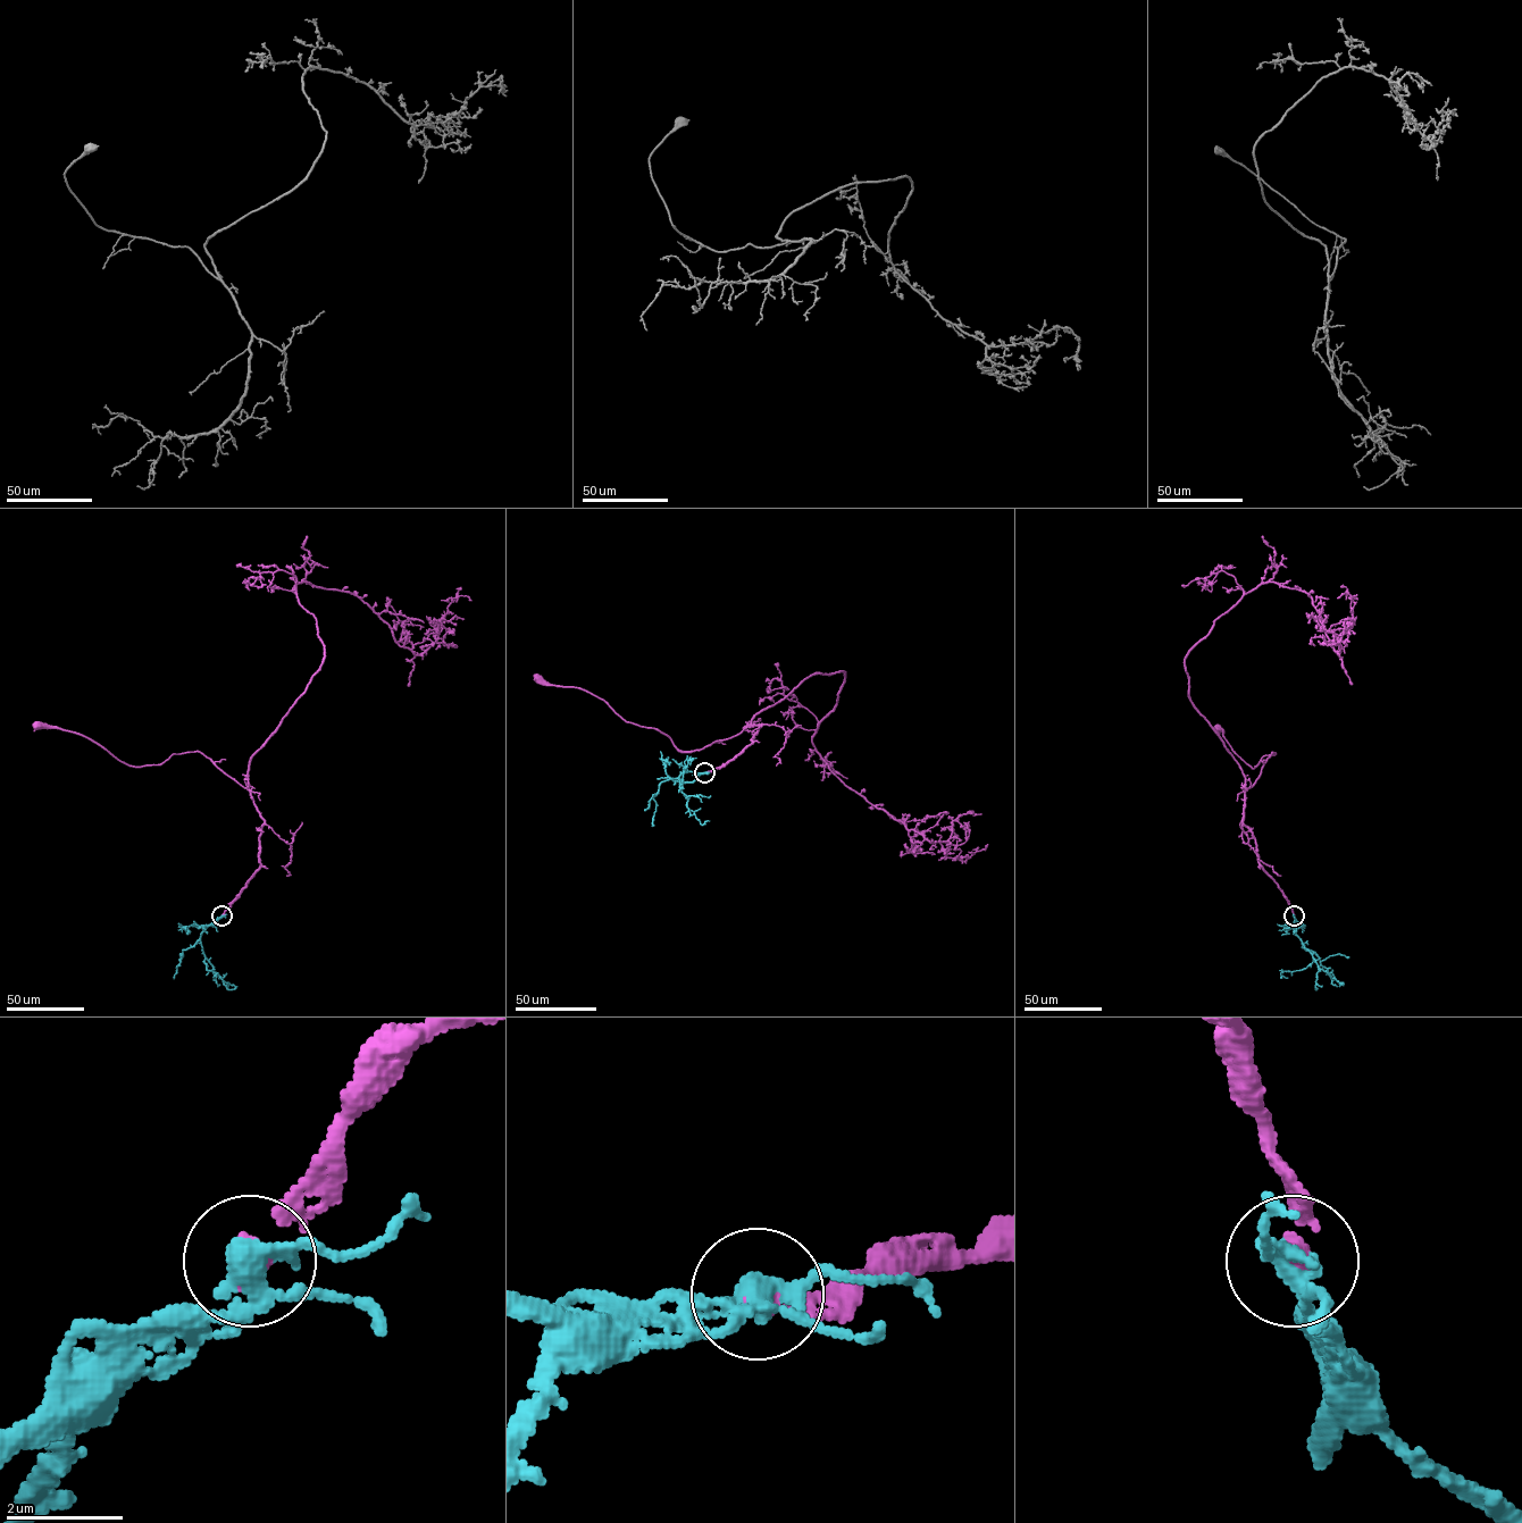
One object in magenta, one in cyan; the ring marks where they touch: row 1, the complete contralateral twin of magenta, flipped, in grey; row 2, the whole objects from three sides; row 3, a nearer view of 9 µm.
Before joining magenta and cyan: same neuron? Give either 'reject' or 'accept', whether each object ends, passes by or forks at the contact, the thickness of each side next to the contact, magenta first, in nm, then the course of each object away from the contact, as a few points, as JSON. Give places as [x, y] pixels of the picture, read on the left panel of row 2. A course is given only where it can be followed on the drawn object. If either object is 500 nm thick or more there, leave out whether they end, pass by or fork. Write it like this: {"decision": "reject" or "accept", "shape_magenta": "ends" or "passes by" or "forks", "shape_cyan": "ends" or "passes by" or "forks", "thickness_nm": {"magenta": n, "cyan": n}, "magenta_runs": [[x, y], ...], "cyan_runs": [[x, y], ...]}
{"decision": "accept", "shape_magenta": "ends", "shape_cyan": "forks", "thickness_nm": {"magenta": 340, "cyan": 300}, "magenta_runs": [[222, 915], [260, 865], [264, 819], [248, 789], [199, 752], [134, 767], [84, 736], [39, 724]], "cyan_runs": [[222, 915], [203, 930], [201, 944], [214, 973], [237, 986]]}

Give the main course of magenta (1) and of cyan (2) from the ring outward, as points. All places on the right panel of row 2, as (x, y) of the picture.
1: (1294, 915), (1259, 862), (1253, 833), (1243, 822), (1244, 792), (1274, 753), (1252, 768), (1218, 727)
2: (1294, 915), (1294, 930), (1303, 945), (1319, 967), (1344, 984), (1339, 986)

